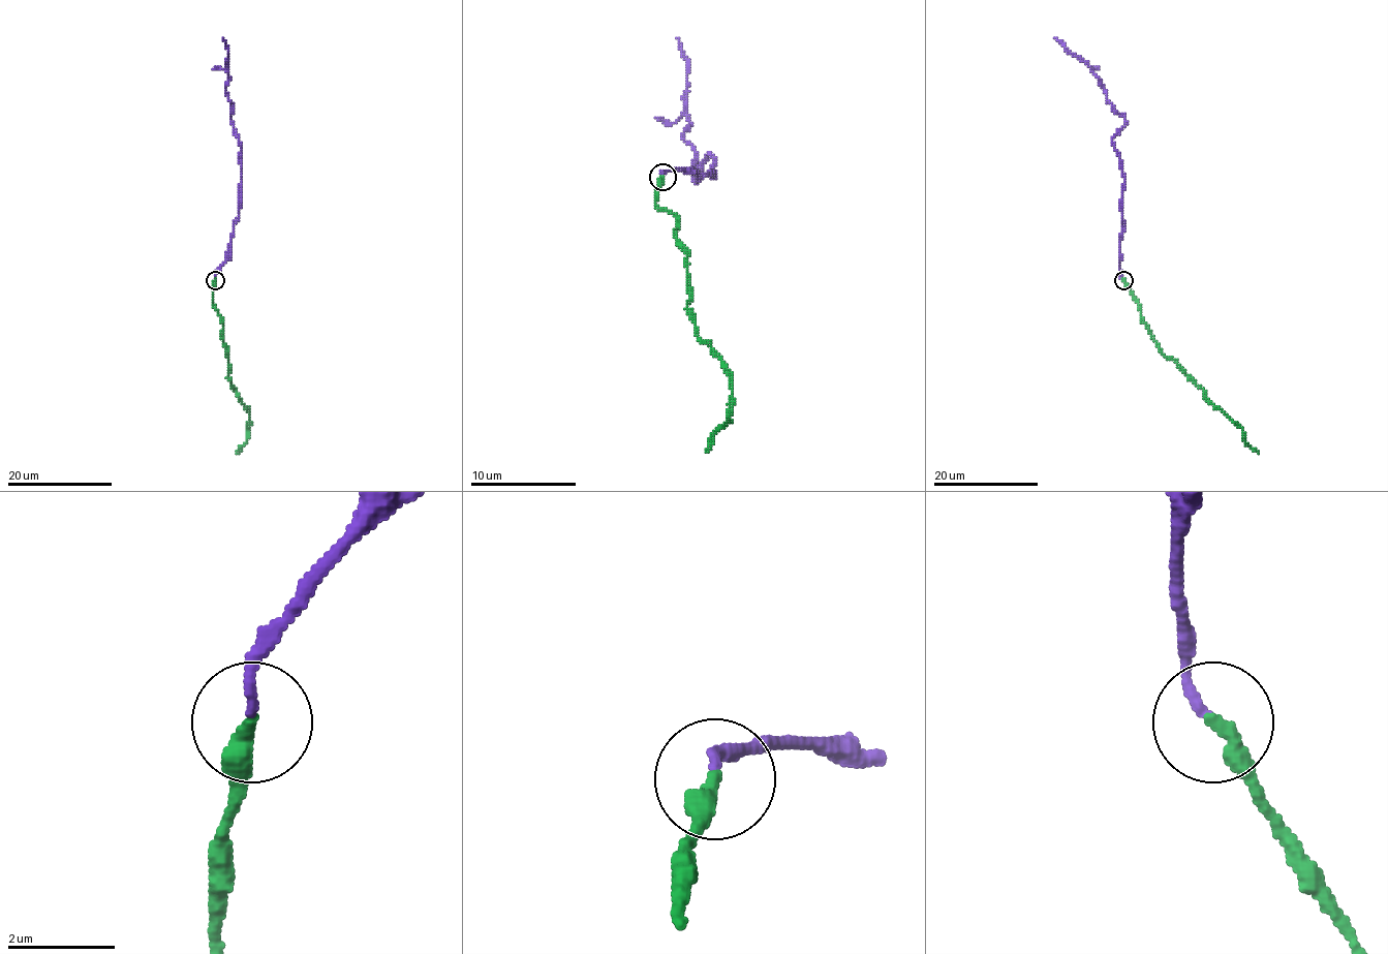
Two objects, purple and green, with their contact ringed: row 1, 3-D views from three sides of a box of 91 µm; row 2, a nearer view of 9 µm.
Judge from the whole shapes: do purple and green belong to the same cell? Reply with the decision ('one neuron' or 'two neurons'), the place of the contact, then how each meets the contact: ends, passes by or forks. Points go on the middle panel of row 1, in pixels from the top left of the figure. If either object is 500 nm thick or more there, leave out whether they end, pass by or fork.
one neuron | (662, 177) | purple ends | green ends

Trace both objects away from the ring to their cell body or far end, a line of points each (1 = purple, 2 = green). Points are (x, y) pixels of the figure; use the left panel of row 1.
1: (216, 279), (238, 216), (242, 182), (239, 139), (232, 123), (226, 88), (227, 47), (222, 38)
2: (216, 280), (212, 302), (222, 320), (221, 338), (227, 358), (227, 378), (250, 416), (248, 437), (237, 453)

